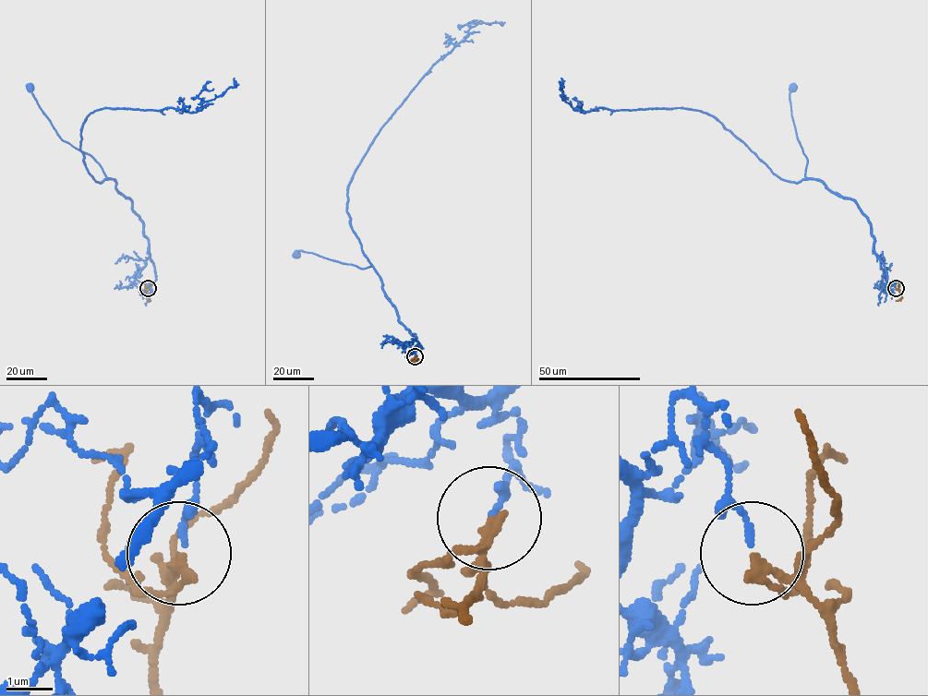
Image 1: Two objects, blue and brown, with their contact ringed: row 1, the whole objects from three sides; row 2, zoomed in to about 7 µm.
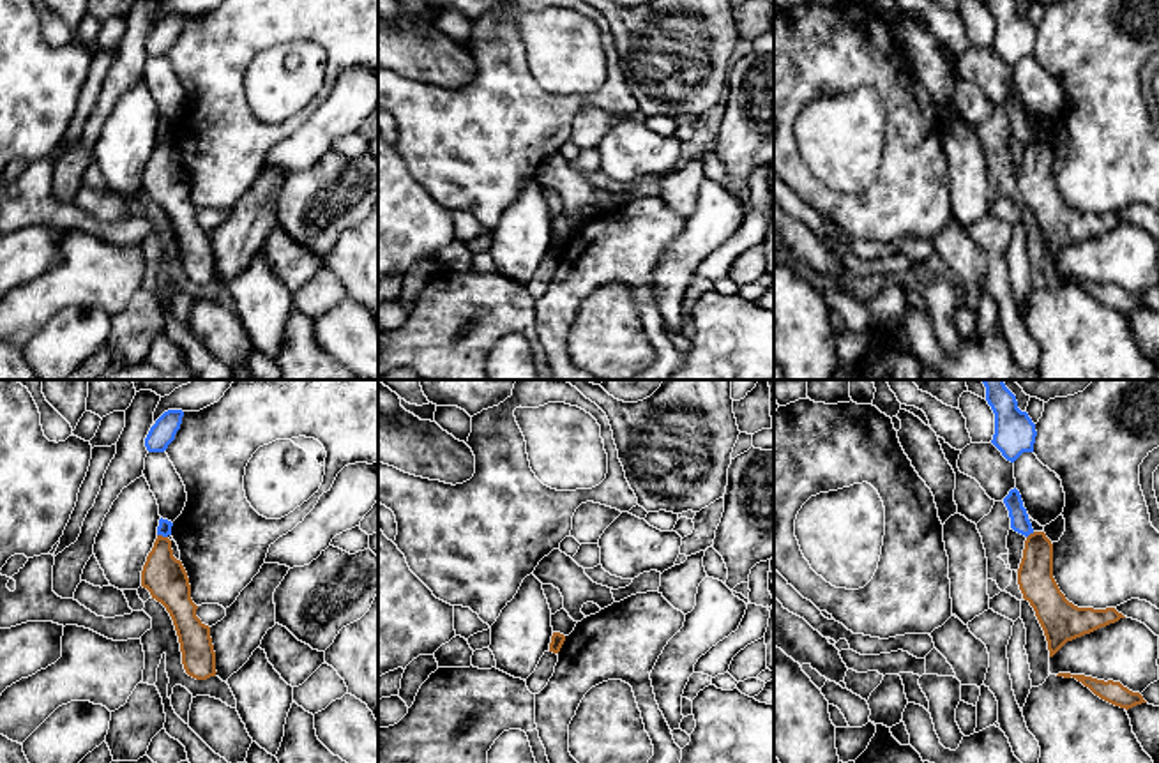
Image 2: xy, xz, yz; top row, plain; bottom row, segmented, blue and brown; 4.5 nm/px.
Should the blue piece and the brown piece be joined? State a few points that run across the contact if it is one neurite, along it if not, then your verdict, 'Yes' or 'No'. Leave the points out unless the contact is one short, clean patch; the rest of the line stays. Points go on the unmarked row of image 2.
Line: xy (158, 138), (166, 142). No

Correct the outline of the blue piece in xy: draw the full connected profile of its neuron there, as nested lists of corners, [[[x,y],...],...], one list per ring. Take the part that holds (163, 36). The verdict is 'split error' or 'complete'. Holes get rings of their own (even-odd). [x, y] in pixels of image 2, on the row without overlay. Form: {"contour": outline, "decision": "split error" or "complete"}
{"contour": [[[168,14],[164,16],[155,28],[150,32],[145,51],[148,57],[164,57],[168,49],[175,44],[177,35],[180,34],[184,16]]], "decision": "complete"}

